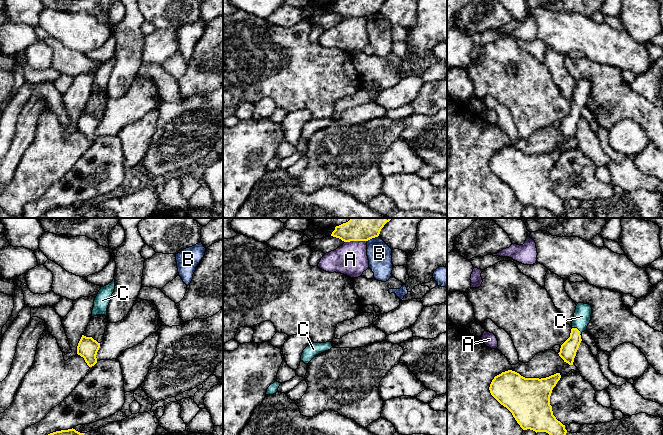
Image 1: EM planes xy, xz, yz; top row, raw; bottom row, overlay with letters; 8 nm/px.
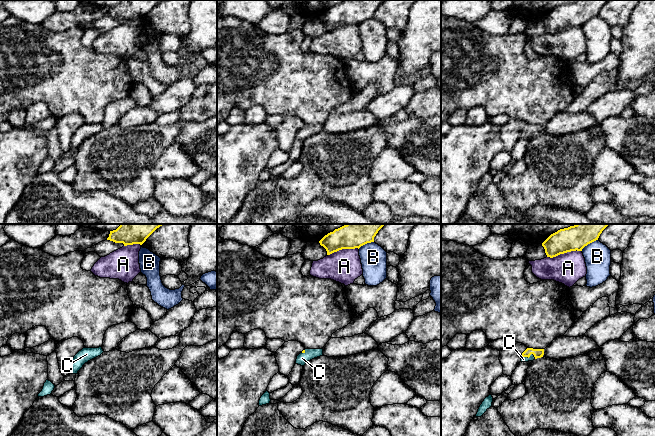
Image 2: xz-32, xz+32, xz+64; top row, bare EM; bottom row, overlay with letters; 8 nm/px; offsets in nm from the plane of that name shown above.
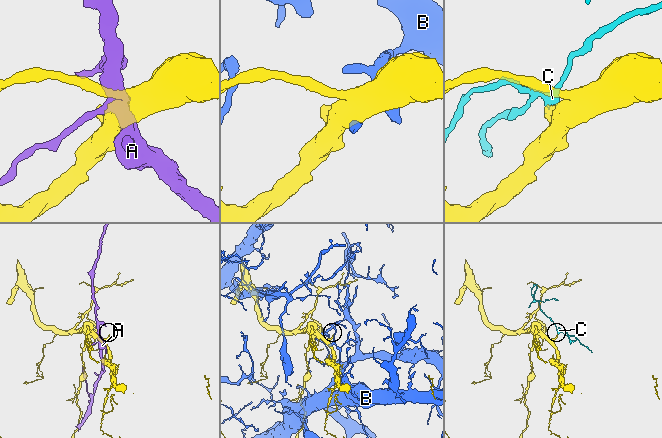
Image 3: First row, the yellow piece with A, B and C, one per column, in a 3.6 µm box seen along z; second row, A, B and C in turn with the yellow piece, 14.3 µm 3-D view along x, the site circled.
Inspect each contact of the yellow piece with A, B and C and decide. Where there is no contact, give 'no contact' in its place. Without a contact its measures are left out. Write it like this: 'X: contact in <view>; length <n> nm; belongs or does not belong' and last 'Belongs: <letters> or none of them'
A: contact in xz; length 180 nm; does not belong
B: contact in xz; length 110 nm; does not belong
C: contact in yz; length 100 nm; belongs
Belongs: C

